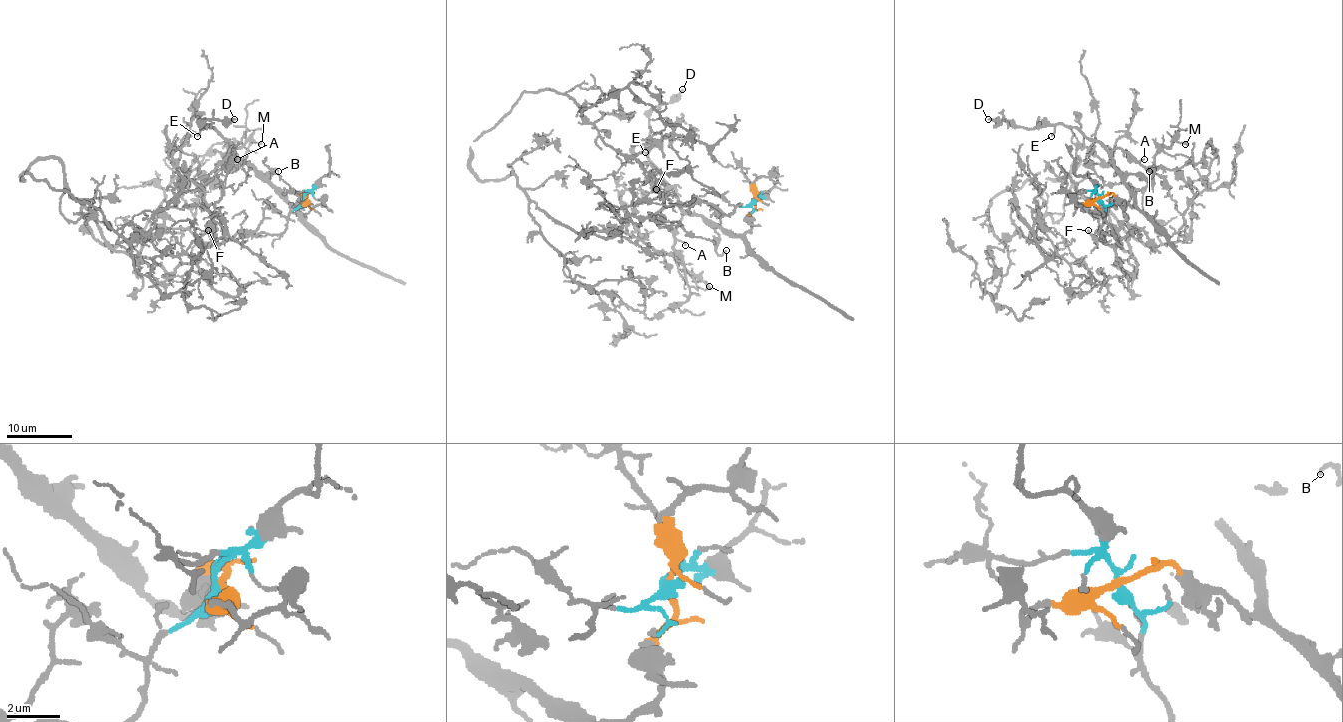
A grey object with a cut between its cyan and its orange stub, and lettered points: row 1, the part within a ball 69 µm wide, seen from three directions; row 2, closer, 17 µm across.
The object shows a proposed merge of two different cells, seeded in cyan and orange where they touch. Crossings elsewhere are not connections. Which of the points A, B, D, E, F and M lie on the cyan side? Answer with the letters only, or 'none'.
F, M

